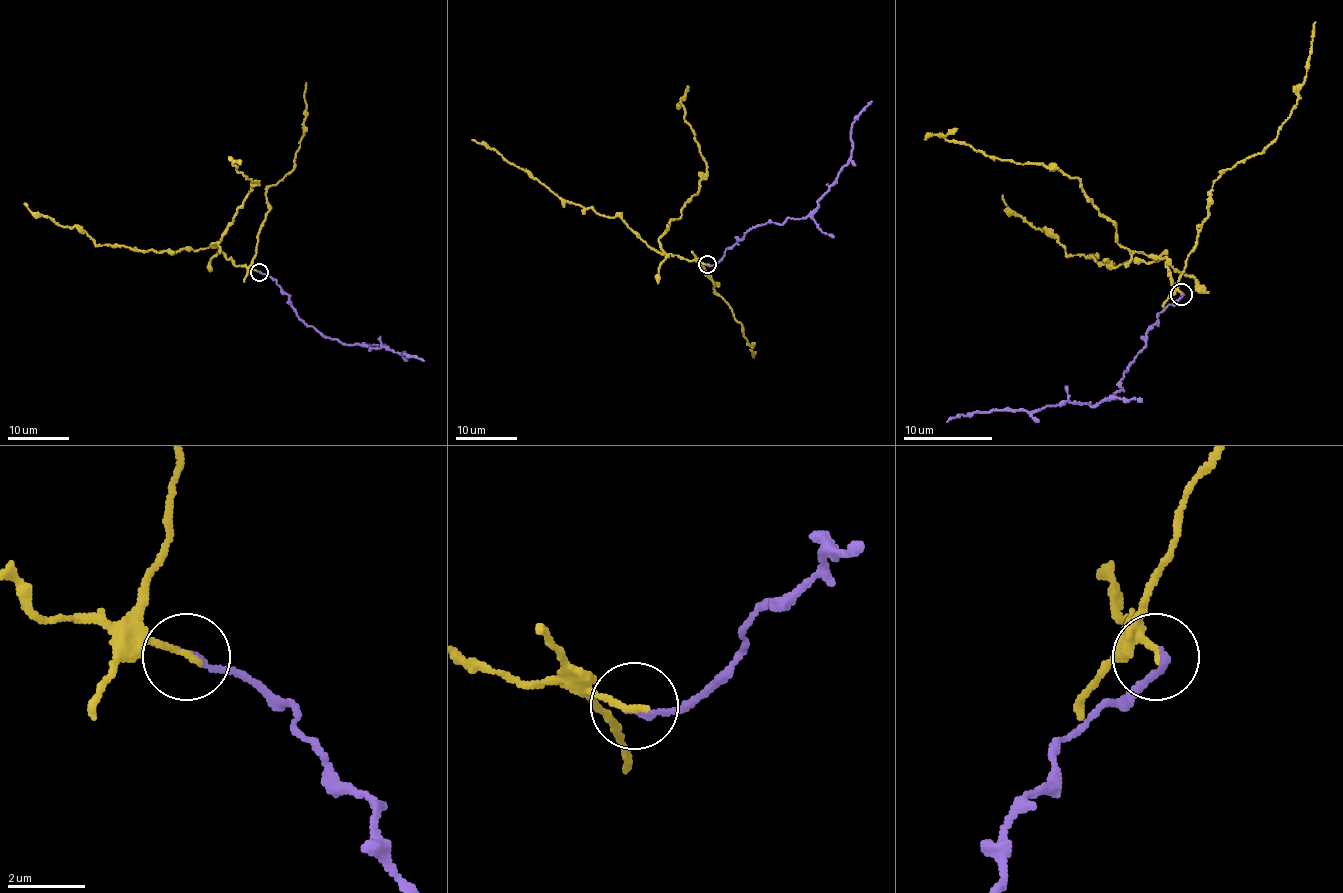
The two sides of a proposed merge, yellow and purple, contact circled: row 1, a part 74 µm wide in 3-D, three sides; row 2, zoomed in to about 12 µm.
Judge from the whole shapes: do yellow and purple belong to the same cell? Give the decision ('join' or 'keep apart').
keep apart

